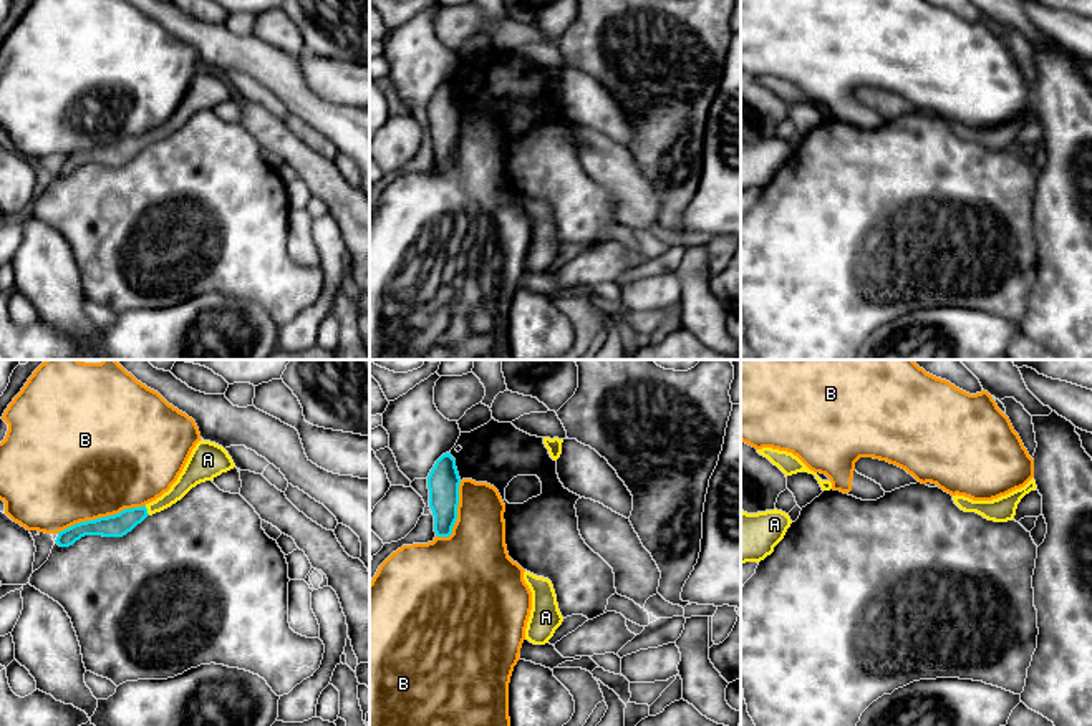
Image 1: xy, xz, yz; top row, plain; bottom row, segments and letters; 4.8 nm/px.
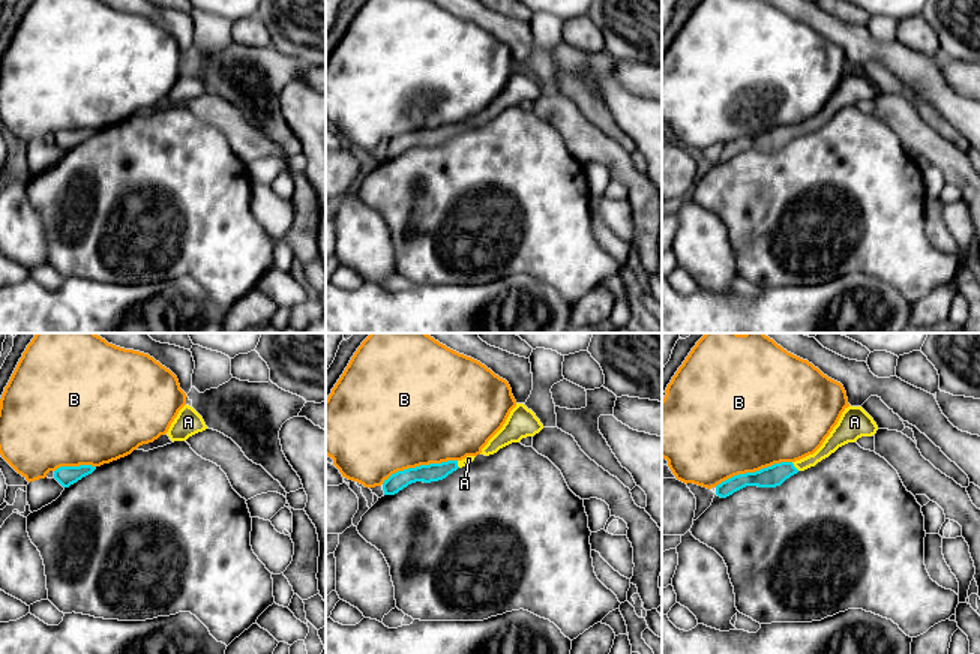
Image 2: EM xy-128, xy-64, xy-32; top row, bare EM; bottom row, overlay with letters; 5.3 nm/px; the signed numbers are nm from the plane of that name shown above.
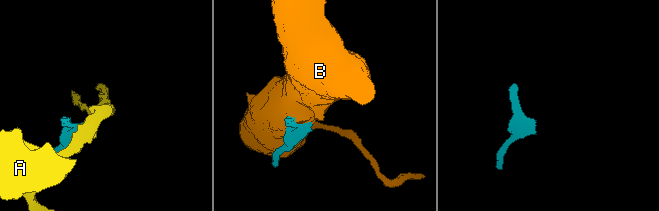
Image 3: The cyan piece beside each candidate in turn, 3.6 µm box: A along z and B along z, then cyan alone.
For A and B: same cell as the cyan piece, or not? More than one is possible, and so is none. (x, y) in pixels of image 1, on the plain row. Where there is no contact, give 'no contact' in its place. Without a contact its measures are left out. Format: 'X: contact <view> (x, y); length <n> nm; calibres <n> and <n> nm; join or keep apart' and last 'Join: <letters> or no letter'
A: contact xy (146, 140); length 50 nm; calibres 110 and 90 nm; join
B: contact xy (100, 146); length 460 nm; calibres 110 and 500 nm; keep apart
Join: A

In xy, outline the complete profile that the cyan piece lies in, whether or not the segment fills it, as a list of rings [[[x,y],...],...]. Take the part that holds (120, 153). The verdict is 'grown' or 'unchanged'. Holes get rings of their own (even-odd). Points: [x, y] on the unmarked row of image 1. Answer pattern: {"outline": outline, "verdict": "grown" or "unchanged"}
{"outline": [[[202,68],[192,78],[177,109],[161,126],[143,136],[124,138],[114,144],[75,152],[58,161],[55,171],[60,176],[70,176],[85,164],[123,166],[147,144],[161,141],[181,129],[197,113],[214,109],[234,96],[232,86],[222,75]]], "verdict": "grown"}

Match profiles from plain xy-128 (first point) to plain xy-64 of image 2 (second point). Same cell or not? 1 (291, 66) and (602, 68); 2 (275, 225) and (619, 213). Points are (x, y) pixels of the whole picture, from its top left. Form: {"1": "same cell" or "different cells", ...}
{"1": "same cell", "2": "same cell"}

